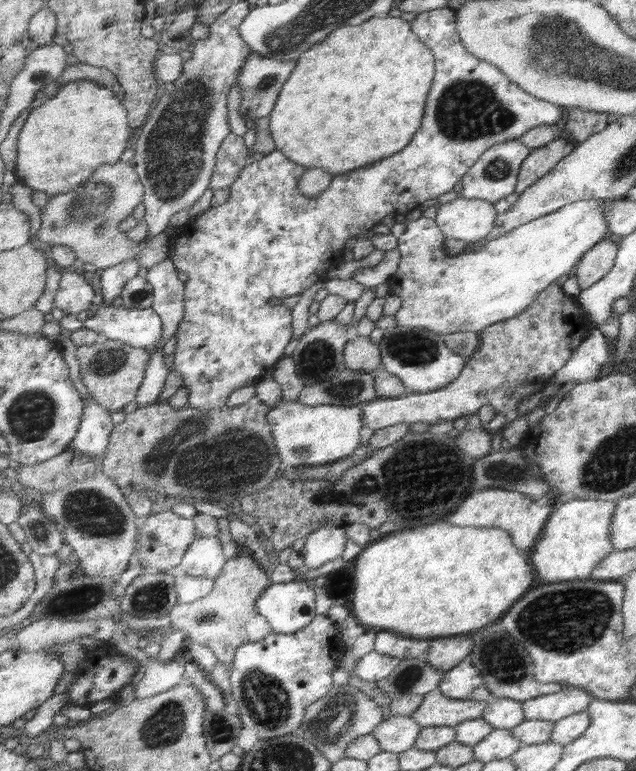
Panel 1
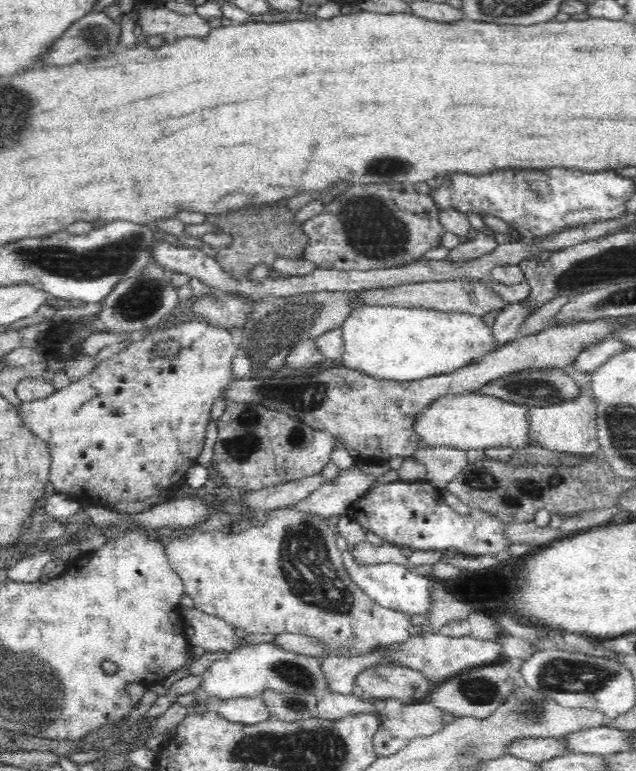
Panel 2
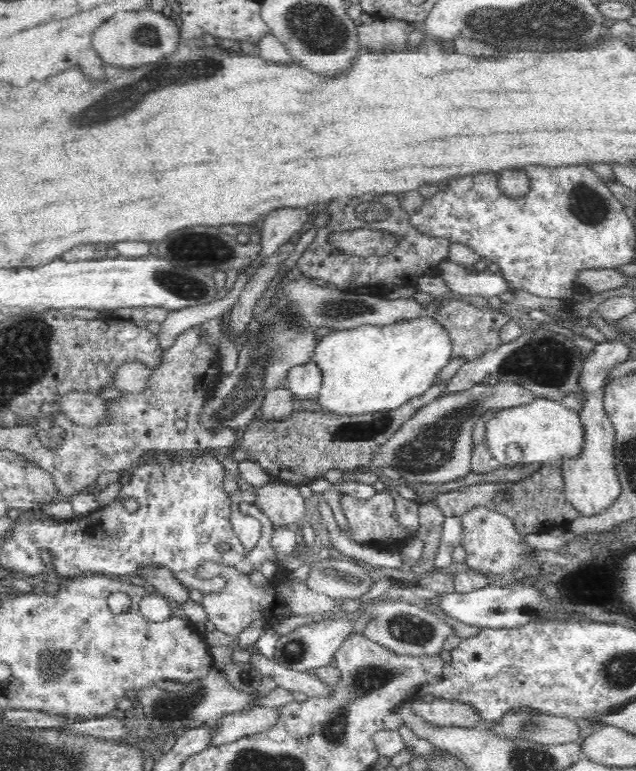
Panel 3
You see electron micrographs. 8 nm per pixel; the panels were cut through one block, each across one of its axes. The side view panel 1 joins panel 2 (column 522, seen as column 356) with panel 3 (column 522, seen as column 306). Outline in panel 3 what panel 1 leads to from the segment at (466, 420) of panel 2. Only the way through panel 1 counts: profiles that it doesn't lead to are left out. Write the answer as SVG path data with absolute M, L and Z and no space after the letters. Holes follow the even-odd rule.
M535 397L530 404L497 411L495 416L485 423L485 441L488 443L488 449L493 453L493 457L504 467L532 463L560 463L562 460L577 458L581 454L585 444L585 429L578 412L562 407L560 401ZM512 444L522 450L520 460L508 458L506 448Z

